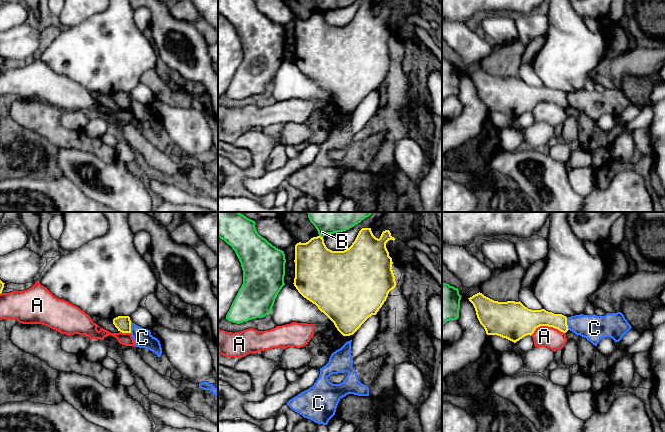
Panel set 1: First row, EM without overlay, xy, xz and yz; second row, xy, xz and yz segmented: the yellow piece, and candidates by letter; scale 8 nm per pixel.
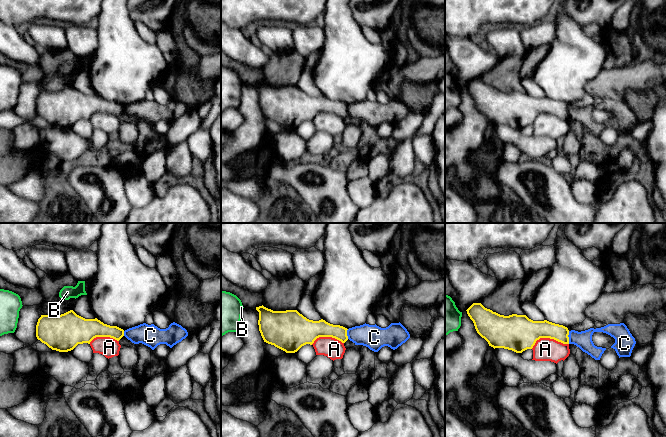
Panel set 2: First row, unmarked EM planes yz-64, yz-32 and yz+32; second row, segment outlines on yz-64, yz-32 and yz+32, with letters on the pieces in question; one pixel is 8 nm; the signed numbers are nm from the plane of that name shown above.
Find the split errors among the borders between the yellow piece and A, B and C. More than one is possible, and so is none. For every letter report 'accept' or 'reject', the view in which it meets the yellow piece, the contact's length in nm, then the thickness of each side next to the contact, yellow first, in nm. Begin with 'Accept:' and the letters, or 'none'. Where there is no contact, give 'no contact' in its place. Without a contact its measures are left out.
Accept: none
A: reject; meets yellow in yz; contact 280 nm long; 280 nm thick on the yellow side, 170 nm on the other
B: reject; meets yellow in xz; contact 40 nm long; 360 nm thick on the yellow side, 100 nm on the other
C: reject; meets yellow in yz; contact 100 nm long; 140 nm thick on the yellow side, 200 nm on the other

